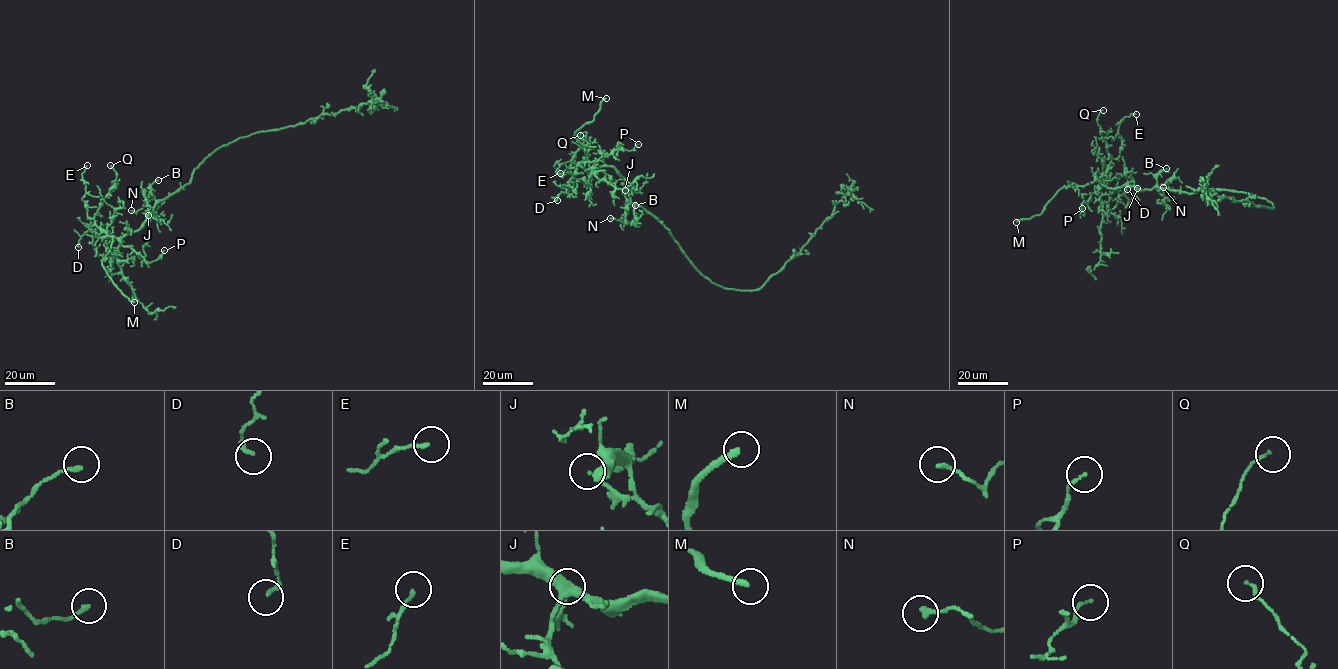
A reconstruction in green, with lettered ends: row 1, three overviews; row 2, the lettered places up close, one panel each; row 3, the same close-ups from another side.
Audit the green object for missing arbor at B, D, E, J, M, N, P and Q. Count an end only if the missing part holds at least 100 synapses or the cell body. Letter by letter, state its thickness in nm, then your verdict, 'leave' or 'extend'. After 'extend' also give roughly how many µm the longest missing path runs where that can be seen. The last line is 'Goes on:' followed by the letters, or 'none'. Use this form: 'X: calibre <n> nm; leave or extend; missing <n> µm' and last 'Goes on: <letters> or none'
B: calibre 170 nm; leave
D: calibre 200 nm; leave
E: calibre 130 nm; leave
J: calibre 150 nm; leave
M: calibre 260 nm; extend; missing 40 µm
N: calibre 180 nm; leave
P: calibre 130 nm; leave
Q: calibre 100 nm; leave
Goes on: M

